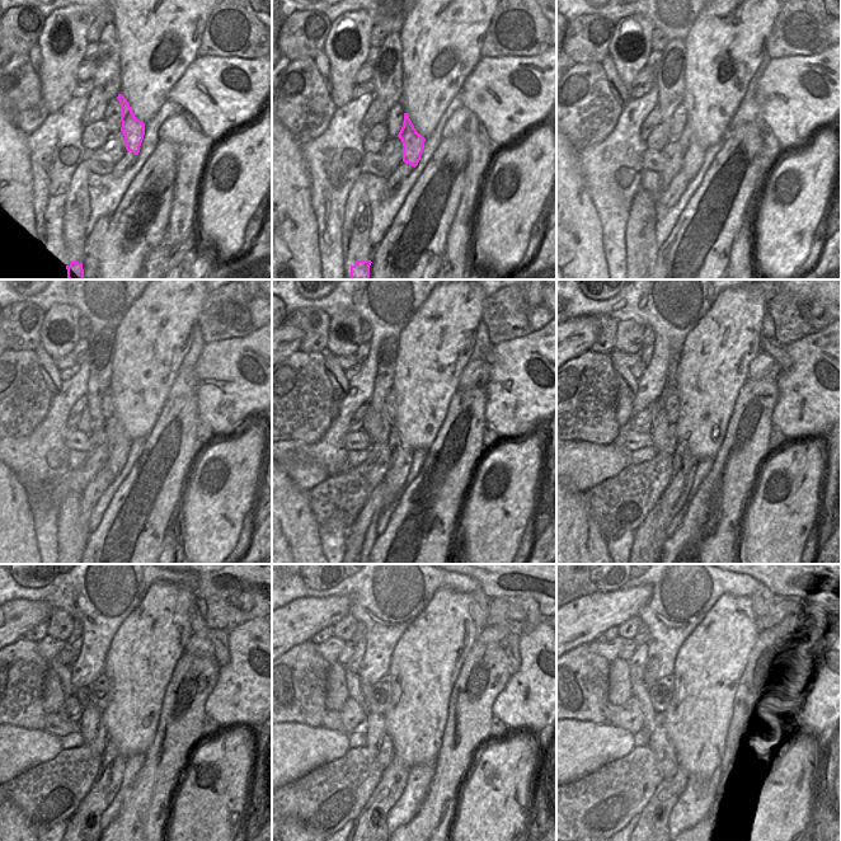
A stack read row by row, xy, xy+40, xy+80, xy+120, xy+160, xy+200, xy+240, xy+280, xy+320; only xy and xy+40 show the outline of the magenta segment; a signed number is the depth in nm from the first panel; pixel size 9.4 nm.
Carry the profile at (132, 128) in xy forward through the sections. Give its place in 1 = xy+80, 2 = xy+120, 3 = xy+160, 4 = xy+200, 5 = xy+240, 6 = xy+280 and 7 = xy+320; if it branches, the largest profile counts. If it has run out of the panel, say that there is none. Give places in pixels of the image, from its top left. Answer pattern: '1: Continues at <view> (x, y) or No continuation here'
1: Continues at xy+80 (694, 154)
2: Continues at xy+120 (118, 444)
3: Continues at xy+160 (400, 459)
4: Continues at xy+200 (676, 497)
5: Continues at xy+240 (107, 783)
6: Continues at xy+280 (391, 784)
7: Continues at xy+320 (668, 792).

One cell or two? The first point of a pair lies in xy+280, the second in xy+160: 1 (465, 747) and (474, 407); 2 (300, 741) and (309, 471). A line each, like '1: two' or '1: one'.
1: one
2: one

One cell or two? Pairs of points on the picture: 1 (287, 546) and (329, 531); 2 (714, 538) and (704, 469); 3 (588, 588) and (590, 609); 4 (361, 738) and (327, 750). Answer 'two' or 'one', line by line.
1: two
2: two
3: two
4: two

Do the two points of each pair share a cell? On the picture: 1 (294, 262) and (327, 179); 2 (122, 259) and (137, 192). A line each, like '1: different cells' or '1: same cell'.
1: different cells
2: same cell

